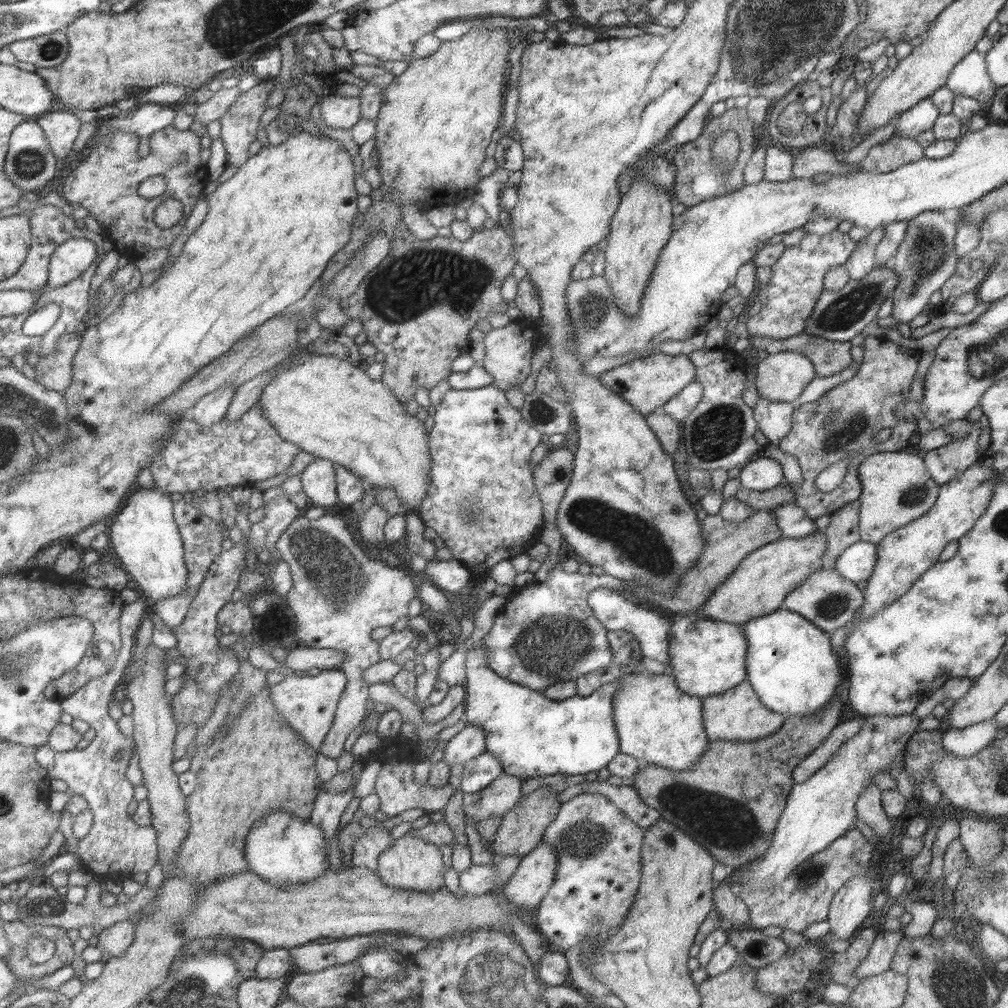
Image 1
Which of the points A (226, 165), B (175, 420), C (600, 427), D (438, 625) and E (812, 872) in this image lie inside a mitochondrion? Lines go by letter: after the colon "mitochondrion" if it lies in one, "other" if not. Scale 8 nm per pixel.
A: other
B: other
C: other
D: other
E: mitochondrion

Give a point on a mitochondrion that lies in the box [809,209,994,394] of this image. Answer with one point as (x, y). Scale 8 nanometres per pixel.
(850, 307)

